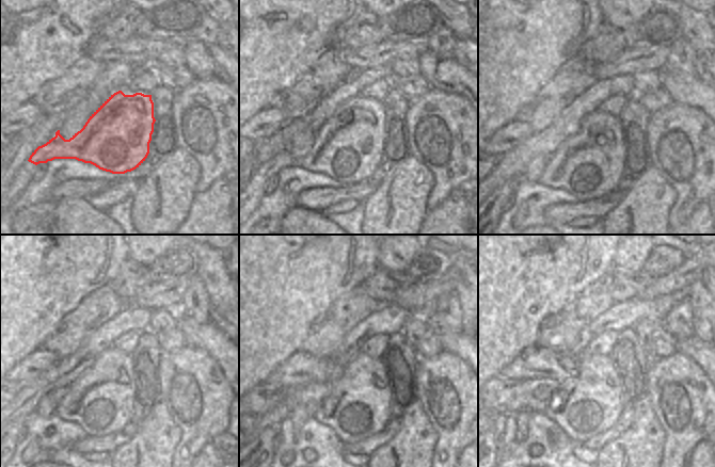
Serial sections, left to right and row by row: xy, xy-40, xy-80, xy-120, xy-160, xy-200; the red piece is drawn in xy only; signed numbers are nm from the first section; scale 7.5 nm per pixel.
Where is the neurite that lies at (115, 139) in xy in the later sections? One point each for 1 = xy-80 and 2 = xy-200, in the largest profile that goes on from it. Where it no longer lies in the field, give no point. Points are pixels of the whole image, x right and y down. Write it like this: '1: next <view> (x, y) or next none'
1: next xy-80 (600, 121)
2: next xy-200 (593, 406)

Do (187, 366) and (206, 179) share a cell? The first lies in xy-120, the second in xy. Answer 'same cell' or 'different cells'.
same cell

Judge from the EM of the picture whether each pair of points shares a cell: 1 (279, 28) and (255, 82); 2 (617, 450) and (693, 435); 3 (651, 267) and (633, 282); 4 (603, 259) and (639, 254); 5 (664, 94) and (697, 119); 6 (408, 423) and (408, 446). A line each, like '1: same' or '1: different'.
1: same
2: different
3: different
4: different
5: different
6: same

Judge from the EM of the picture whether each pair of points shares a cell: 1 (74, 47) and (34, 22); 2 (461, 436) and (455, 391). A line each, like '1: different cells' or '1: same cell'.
1: same cell
2: same cell

